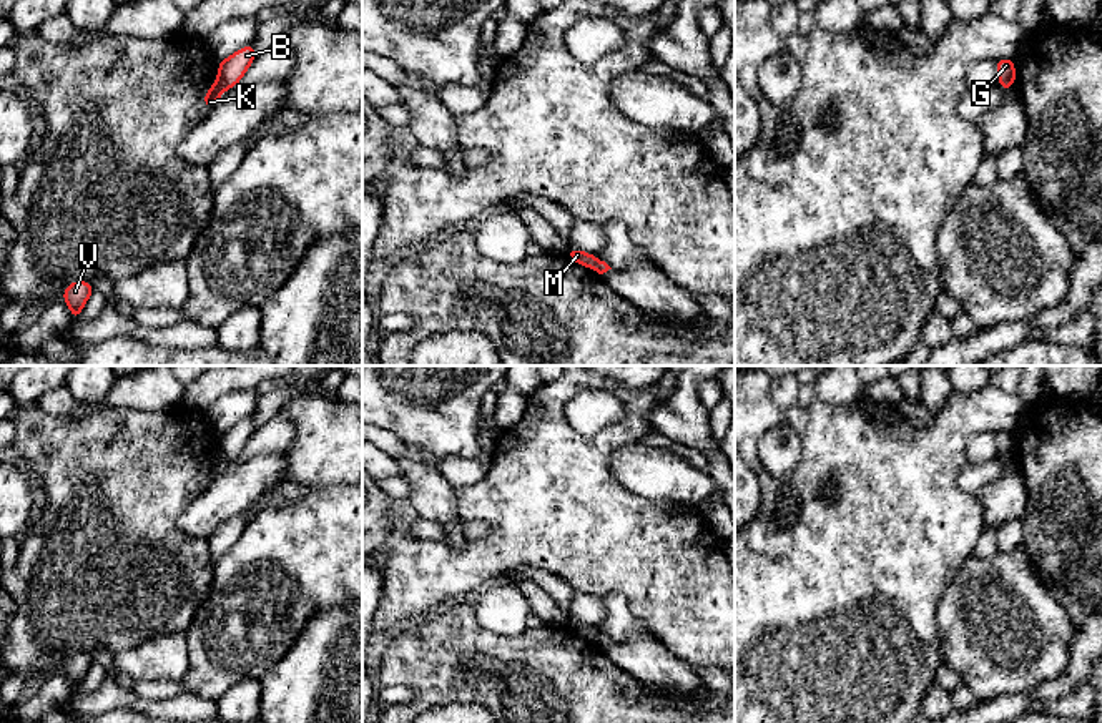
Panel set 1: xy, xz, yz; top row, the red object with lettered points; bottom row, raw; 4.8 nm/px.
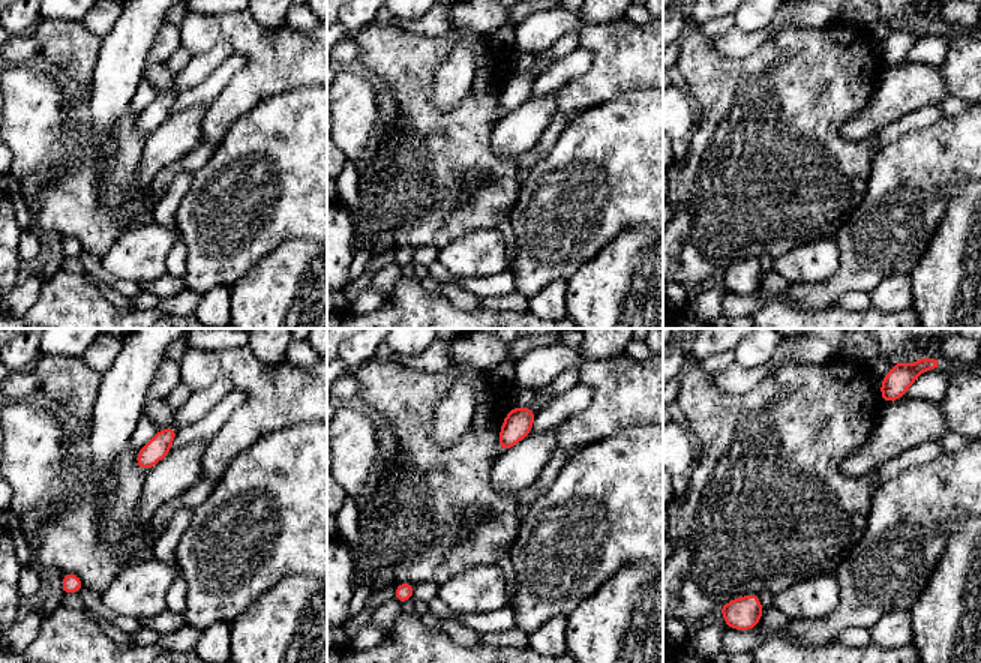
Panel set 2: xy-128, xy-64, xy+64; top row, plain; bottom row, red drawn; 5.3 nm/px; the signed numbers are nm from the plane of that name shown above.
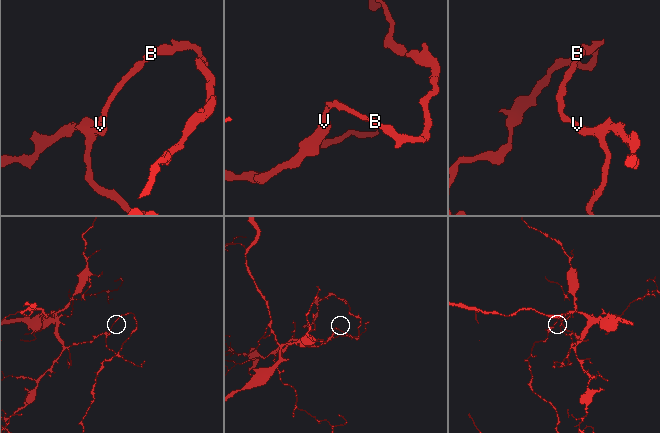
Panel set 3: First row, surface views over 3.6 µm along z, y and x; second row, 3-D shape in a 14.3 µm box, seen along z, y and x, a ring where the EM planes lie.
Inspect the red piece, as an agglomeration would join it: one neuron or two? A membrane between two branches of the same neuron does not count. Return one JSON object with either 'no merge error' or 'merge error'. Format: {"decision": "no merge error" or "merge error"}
{"decision": "merge error"}

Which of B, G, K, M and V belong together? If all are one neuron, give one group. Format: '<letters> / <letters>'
B G / K M V

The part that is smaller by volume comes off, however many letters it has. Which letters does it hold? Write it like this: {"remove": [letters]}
{"remove": ["B", "G"]}

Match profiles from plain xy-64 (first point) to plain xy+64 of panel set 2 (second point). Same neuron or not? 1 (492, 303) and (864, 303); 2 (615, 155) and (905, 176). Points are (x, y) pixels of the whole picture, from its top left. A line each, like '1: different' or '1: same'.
1: same
2: same

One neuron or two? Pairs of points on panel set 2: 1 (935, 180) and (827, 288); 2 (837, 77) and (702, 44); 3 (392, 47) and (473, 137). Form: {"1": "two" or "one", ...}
{"1": "one", "2": "one", "3": "one"}

